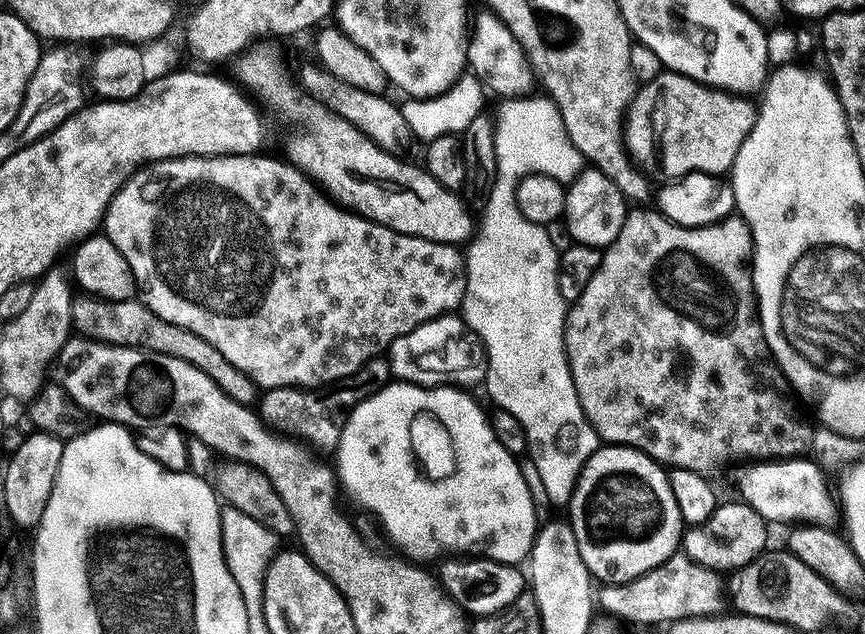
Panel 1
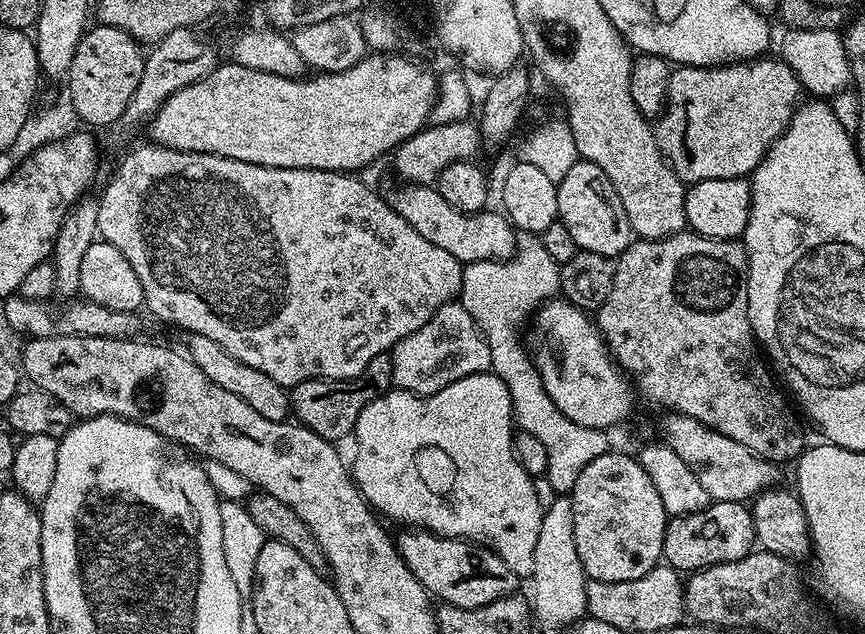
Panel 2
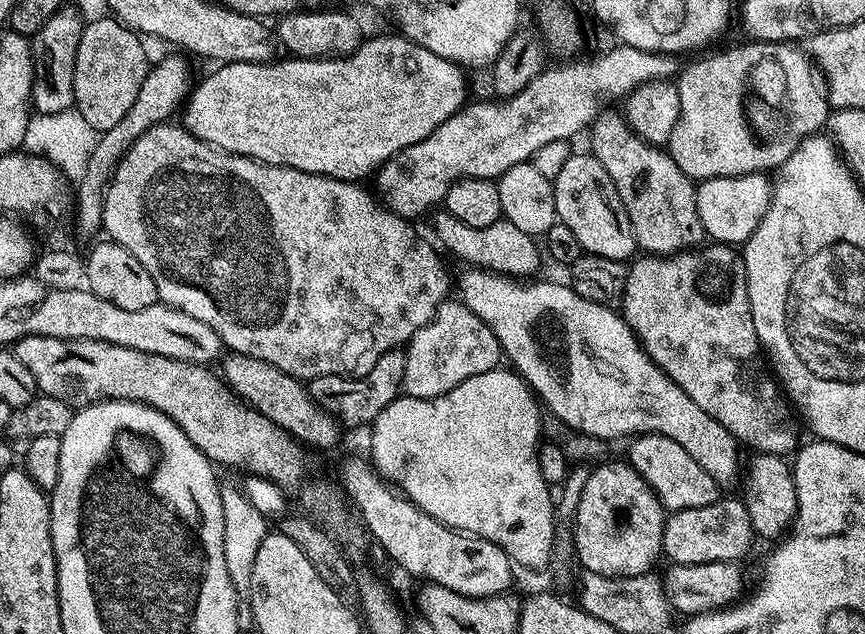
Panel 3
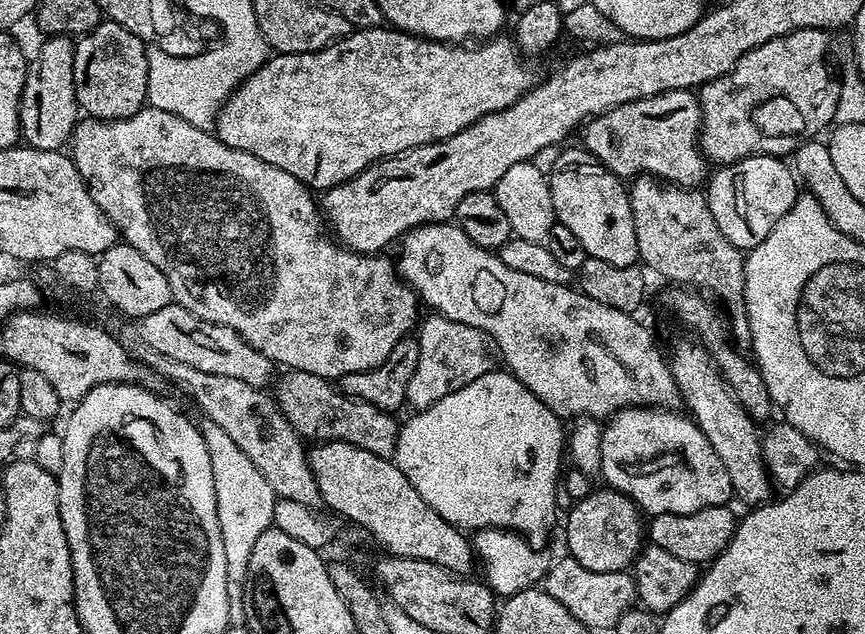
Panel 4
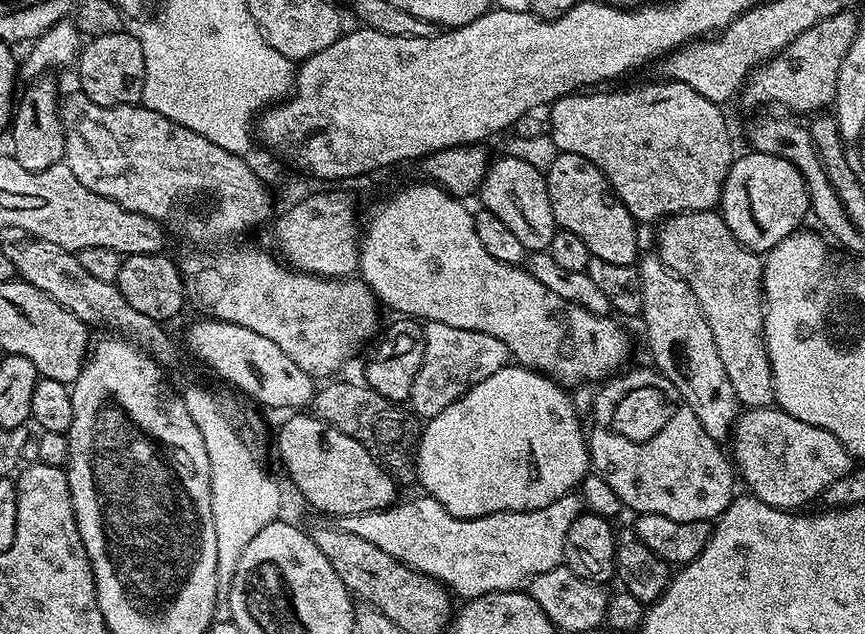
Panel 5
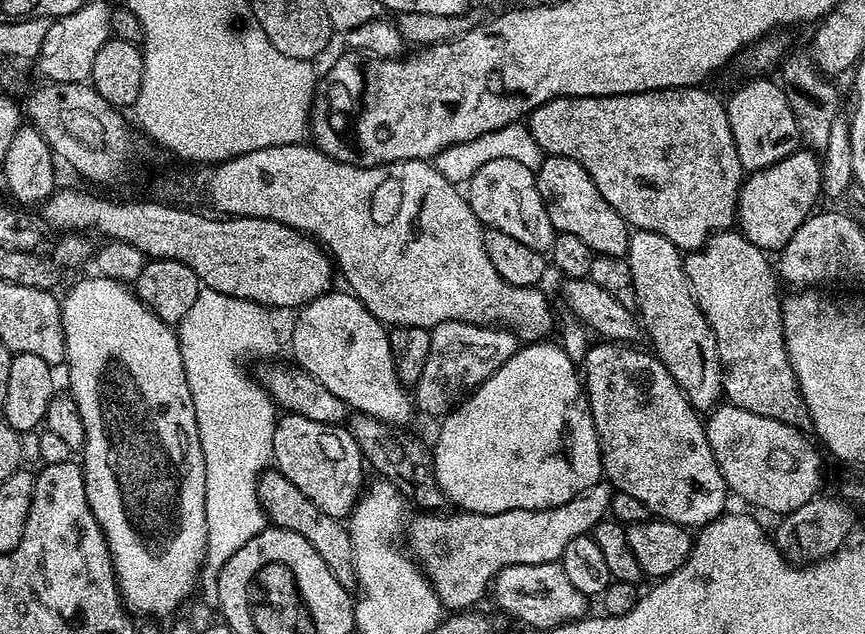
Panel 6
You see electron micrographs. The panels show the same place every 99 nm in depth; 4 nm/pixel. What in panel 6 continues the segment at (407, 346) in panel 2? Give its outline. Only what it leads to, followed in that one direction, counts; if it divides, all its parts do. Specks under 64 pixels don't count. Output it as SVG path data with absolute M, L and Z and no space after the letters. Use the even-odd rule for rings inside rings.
M444 320L431 329L430 354L422 378L414 385L414 404L428 416L443 418L476 387L490 378L516 353L518 341L513 332L499 326Z

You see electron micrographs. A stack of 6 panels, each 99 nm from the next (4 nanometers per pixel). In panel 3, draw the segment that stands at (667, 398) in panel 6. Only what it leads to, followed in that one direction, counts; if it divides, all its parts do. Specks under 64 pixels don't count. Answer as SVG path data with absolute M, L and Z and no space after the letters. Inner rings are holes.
M640 434L631 441L628 448L627 463L652 488L652 492L659 498L665 509L697 508L710 506L710 502L721 499L722 488L710 474L694 460L678 442L665 436Z

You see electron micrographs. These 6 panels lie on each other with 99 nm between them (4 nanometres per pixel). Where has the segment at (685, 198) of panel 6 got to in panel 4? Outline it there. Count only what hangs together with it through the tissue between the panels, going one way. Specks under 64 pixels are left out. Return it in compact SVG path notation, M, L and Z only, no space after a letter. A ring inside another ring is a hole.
M686 88L659 92L650 98L626 102L622 106L612 108L609 112L603 112L601 116L593 116L583 125L583 132L583 147L606 165L614 175L621 178L635 178L643 174L654 176L657 180L663 180L669 184L700 186L705 183L710 172L706 157L700 151L700 102Z

